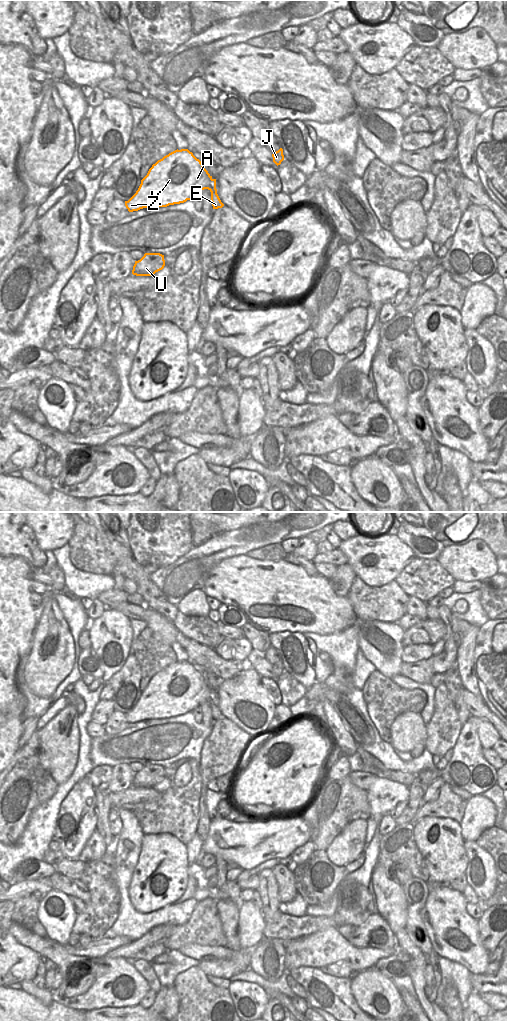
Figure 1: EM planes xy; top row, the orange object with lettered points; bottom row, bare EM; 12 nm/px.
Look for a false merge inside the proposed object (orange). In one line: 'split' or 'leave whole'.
leave whole

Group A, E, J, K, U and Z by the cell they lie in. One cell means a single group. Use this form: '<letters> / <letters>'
A E J K U Z

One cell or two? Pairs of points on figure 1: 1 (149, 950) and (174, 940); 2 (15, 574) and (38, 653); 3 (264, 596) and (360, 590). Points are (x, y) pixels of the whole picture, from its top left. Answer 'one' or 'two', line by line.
1: two
2: two
3: two

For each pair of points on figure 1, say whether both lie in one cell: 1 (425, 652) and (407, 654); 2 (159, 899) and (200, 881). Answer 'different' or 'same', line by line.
1: same
2: different

